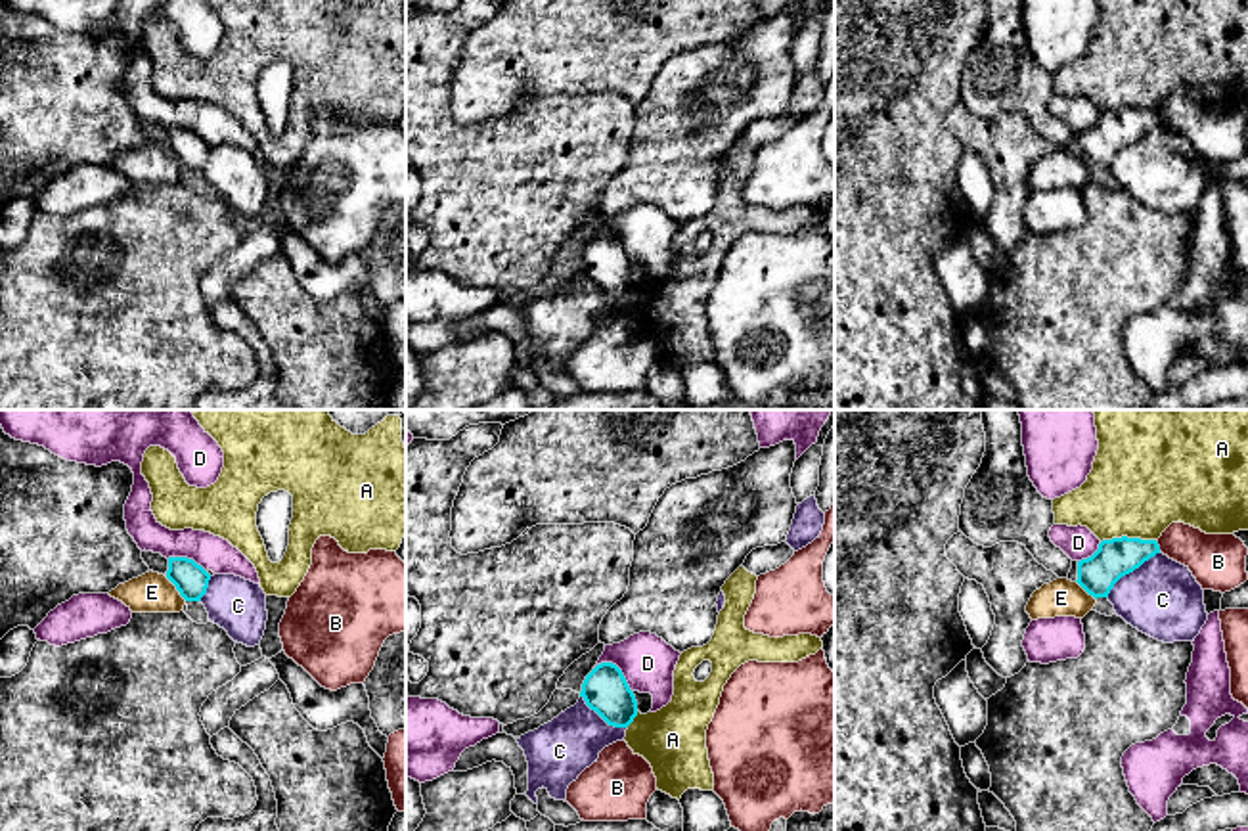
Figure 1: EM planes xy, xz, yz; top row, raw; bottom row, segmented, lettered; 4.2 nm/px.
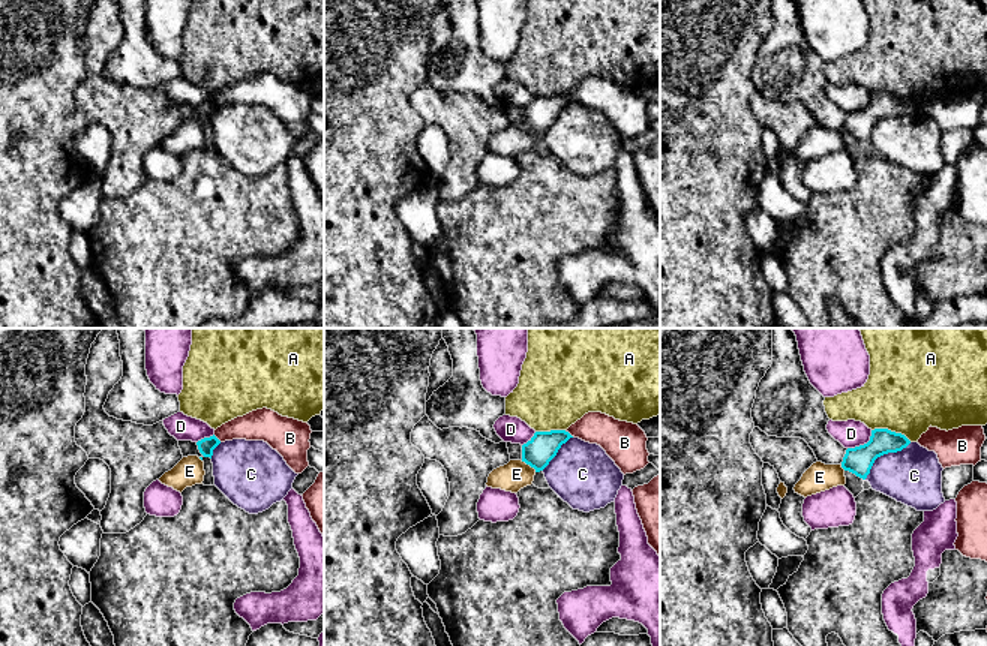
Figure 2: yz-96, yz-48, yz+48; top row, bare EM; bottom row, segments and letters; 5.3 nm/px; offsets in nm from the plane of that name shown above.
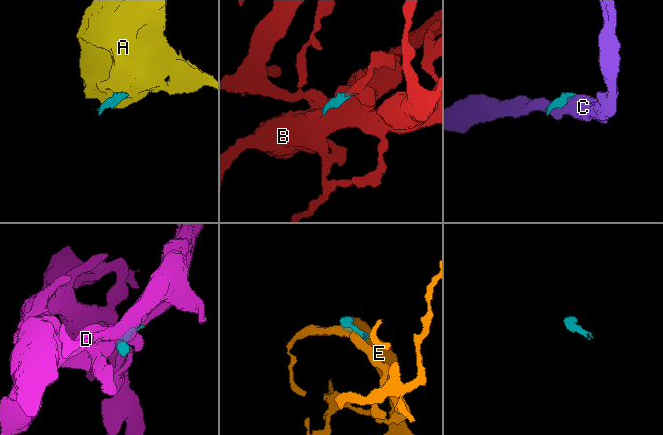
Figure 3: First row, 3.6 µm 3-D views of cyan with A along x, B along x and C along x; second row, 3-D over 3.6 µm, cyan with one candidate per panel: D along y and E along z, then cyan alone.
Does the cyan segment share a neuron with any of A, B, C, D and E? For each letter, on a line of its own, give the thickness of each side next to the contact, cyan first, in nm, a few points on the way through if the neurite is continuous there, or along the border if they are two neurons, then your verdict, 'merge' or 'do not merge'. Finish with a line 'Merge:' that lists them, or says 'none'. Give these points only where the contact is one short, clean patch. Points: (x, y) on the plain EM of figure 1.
A: 160/440 nm | along yz (1155, 110), (1113, 108), (1101, 113) | do not merge
B: 160/220 nm | merge
C: 160/320 nm | do not merge
D: 190/220 nm | do not merge
E: 140/170 nm | along xy (165, 148), (186, 171) | do not merge
Merge: B

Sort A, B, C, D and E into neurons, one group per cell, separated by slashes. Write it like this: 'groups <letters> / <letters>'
groups A / B / C / D / E

